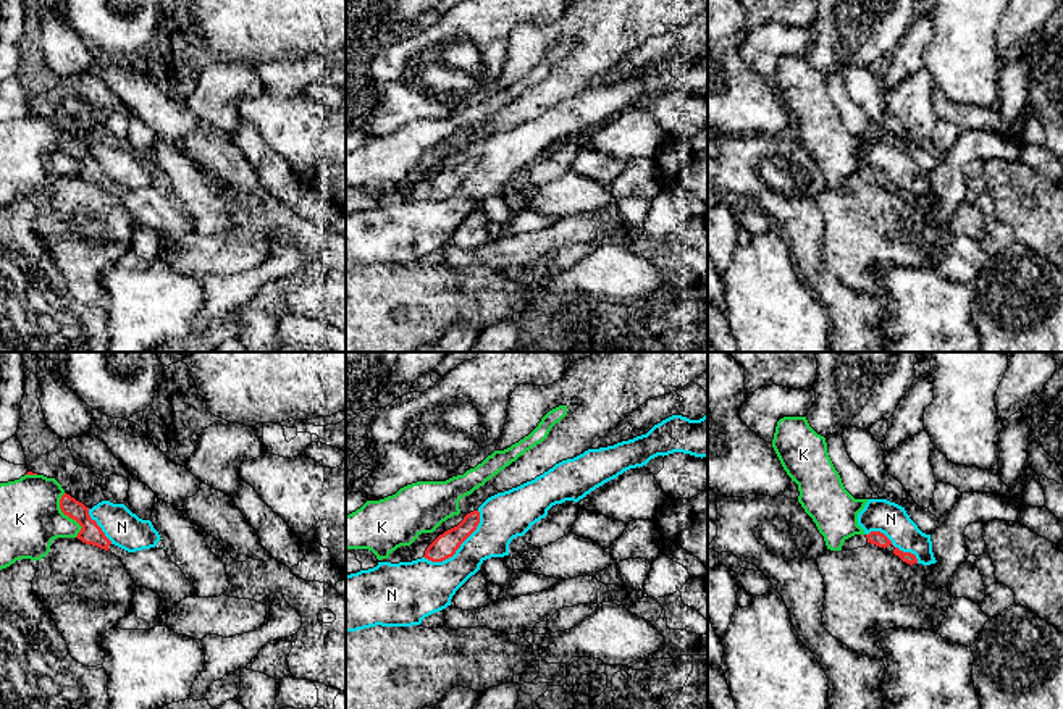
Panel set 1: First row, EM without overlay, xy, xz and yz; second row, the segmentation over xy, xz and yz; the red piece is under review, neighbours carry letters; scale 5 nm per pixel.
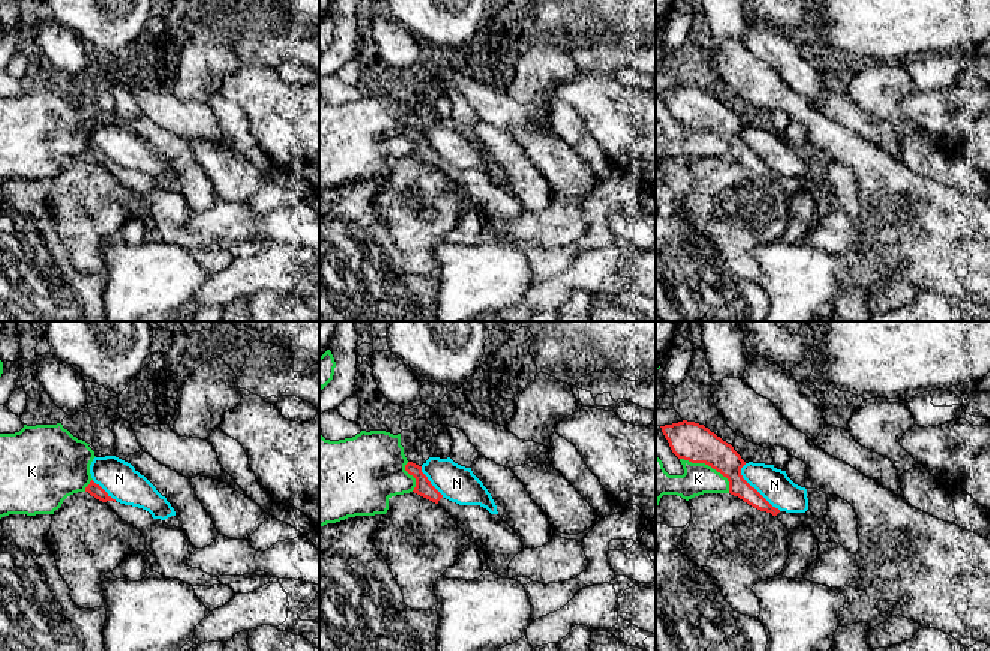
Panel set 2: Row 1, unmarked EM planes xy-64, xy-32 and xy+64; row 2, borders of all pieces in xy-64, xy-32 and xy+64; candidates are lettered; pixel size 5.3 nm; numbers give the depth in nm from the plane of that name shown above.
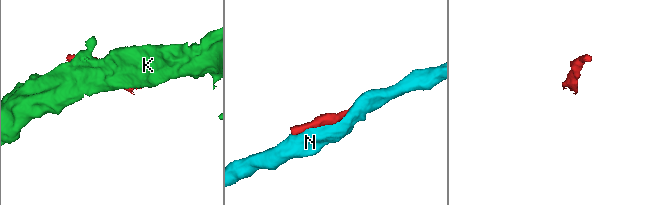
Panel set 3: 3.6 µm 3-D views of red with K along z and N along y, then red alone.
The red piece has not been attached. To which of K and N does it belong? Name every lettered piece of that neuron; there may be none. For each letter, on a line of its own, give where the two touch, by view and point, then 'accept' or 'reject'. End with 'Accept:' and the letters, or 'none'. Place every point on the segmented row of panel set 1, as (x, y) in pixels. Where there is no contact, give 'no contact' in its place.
K: contact xy (68, 516); reject
N: contact xz (459, 546); reject
Accept: none

